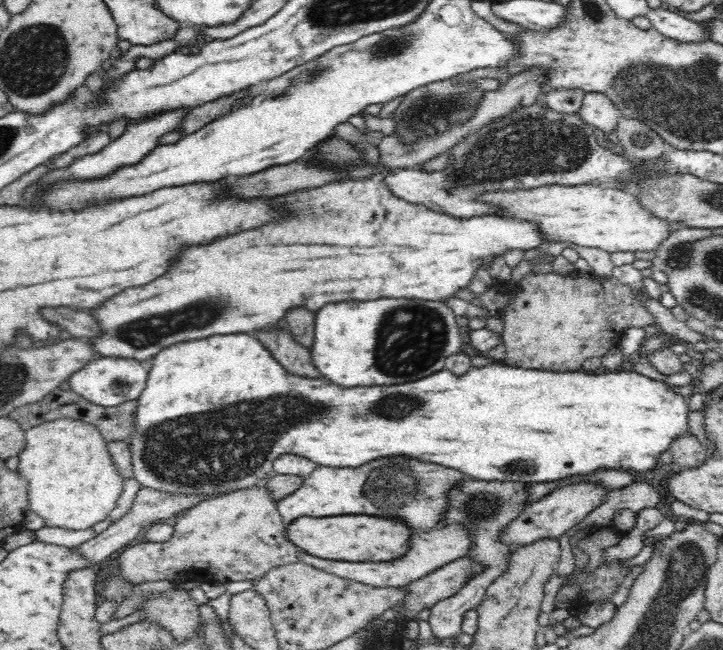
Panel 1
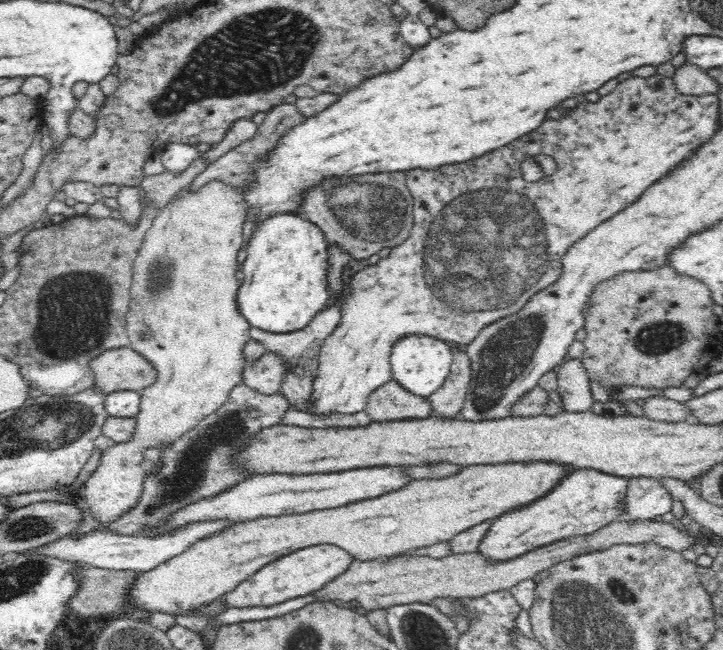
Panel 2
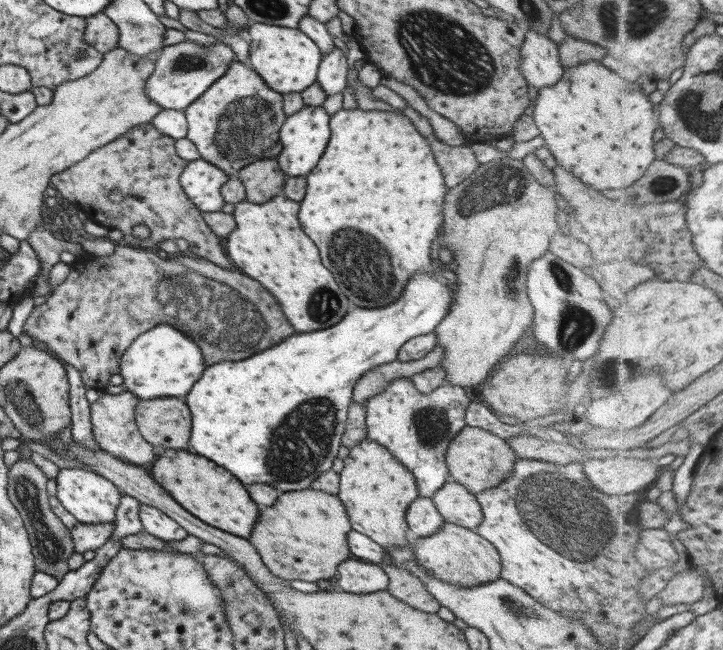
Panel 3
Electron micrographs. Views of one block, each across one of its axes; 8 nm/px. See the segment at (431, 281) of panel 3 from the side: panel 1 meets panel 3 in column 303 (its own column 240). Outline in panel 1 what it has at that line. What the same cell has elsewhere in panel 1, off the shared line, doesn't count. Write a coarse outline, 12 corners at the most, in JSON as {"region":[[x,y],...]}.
{"region":[[253,333],[149,361],[133,474],[258,487],[284,453],[476,480],[646,473],[690,402],[638,372],[343,388]]}

